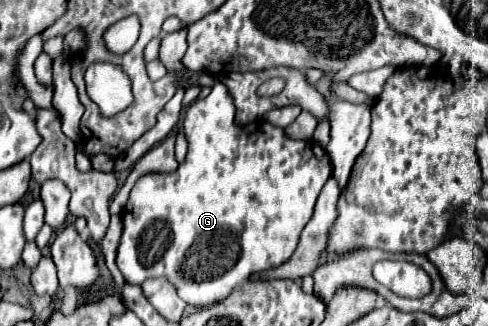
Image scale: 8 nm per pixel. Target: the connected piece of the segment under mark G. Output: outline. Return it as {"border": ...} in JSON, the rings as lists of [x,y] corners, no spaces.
{"border":[[[215,84],[211,94],[207,98],[195,100],[187,112],[185,112],[185,122],[183,122],[183,134],[189,142],[189,150],[187,150],[187,158],[183,164],[179,164],[179,168],[171,174],[171,176],[161,176],[161,174],[147,174],[141,176],[135,184],[135,188],[131,190],[127,208],[123,212],[123,236],[121,236],[121,244],[117,250],[117,266],[121,270],[121,274],[125,276],[125,282],[129,284],[141,284],[147,278],[167,278],[181,300],[185,300],[191,306],[209,306],[215,304],[223,298],[227,298],[231,294],[231,290],[239,284],[243,284],[251,274],[255,272],[263,272],[267,268],[277,268],[281,266],[291,252],[295,250],[295,244],[299,242],[299,234],[305,228],[305,224],[309,222],[309,218],[313,216],[313,208],[317,202],[317,196],[321,192],[321,188],[325,186],[325,182],[331,178],[331,160],[327,156],[327,152],[315,142],[315,140],[293,140],[285,134],[285,130],[271,126],[265,120],[253,122],[249,126],[235,126],[233,122],[235,116],[235,106],[233,100],[227,92],[227,88],[223,84]]]}

